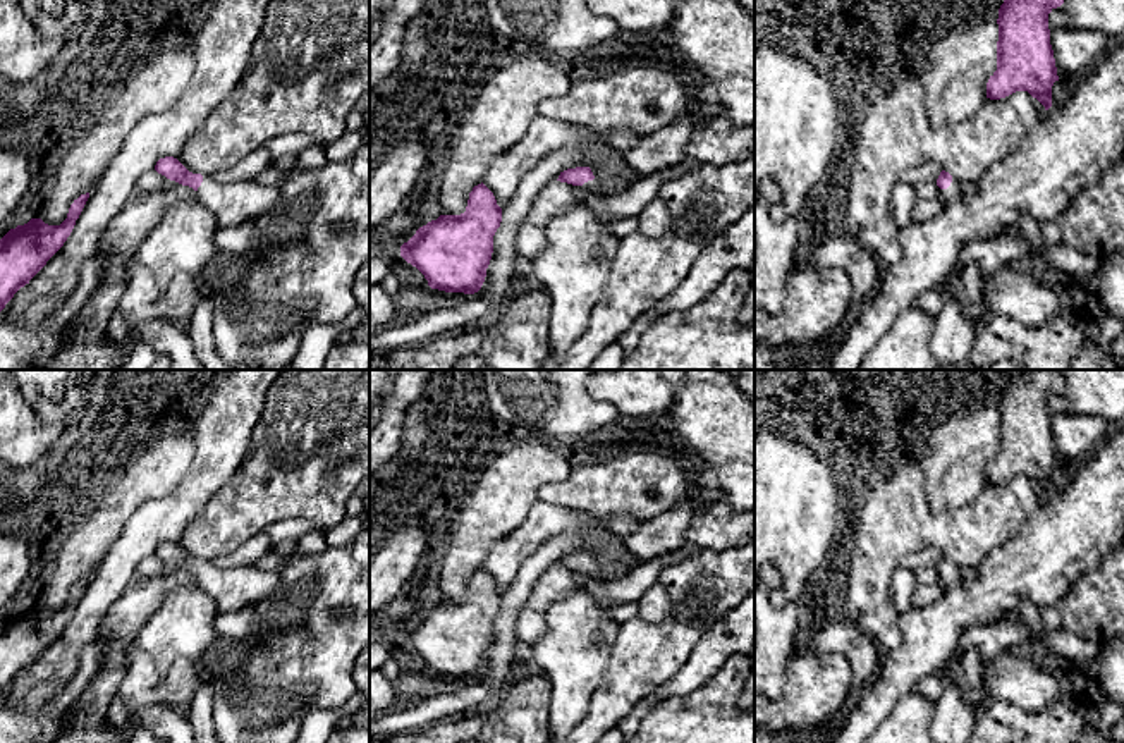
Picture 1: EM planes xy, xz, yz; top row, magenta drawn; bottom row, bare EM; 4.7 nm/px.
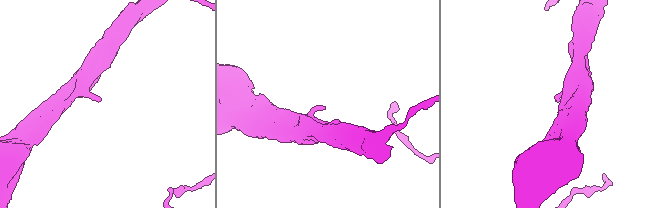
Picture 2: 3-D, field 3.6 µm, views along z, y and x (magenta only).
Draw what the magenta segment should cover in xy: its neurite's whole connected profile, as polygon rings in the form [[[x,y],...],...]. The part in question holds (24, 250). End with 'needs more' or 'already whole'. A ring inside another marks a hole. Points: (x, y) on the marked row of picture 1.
[[[89,193],[74,200],[60,225],[31,218],[27,224],[10,229],[0,239],[0,311],[64,246],[88,198]]]; already whole

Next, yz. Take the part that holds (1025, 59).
[[[1004,0],[999,9],[997,71],[987,83],[987,98],[1000,100],[1028,91],[1045,110],[1059,81],[1050,45],[1048,14],[1064,0]]]; already whole

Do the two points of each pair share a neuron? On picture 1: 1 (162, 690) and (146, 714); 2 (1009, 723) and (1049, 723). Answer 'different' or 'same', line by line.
1: different
2: same

